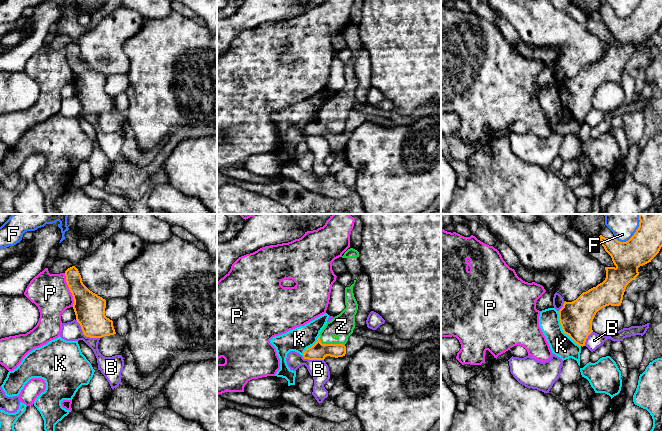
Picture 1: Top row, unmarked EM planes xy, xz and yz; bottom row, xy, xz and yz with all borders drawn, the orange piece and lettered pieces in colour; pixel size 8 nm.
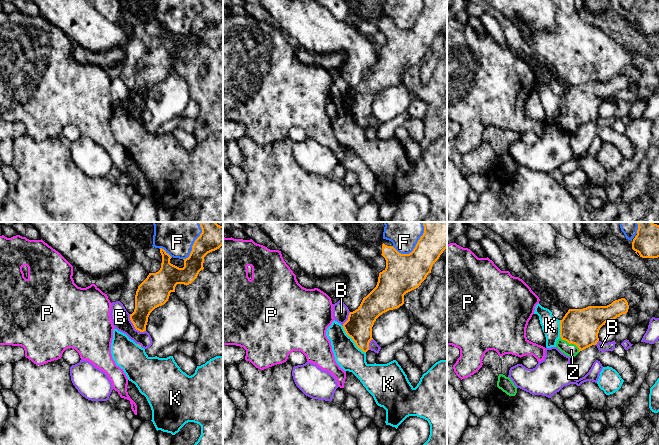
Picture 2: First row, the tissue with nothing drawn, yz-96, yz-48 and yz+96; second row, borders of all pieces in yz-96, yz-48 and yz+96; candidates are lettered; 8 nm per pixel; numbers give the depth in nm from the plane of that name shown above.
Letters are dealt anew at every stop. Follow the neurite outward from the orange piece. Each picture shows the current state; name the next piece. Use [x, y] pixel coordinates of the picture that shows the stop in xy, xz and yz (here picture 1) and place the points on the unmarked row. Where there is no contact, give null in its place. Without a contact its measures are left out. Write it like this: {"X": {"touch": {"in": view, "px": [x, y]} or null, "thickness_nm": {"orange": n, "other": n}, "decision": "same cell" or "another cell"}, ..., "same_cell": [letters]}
{"B": {"touch": {"in": "xy", "px": [84, 110]}, "thickness_nm": {"orange": 240, "other": 160}, "decision": "another cell"}, "F": {"touch": {"in": "yz", "px": [630, 14]}, "thickness_nm": {"orange": 240, "other": 140}, "decision": "another cell"}, "K": {"touch": {"in": "yz", "px": [562, 105]}, "thickness_nm": {"orange": 260, "other": 180}, "decision": "another cell"}, "P": {"touch": {"in": "xy", "px": [69, 65]}, "thickness_nm": {"orange": 240, "other": 300}, "decision": "another cell"}, "Z": {"touch": {"in": "xz", "px": [329, 120]}, "thickness_nm": {"orange": 140, "other": 190}, "decision": "same cell"}, "same_cell": ["Z"]}

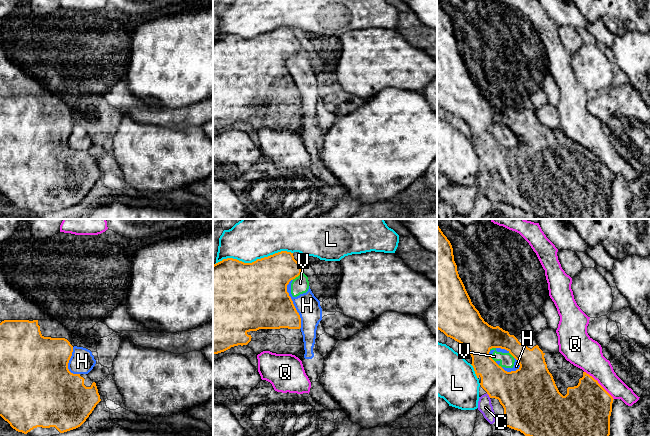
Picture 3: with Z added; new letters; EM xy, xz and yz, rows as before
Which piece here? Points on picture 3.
{"C": {"touch": {"in": "yz", "px": [488, 170]}, "thickness_nm": {"orange": 360, "other": 110}, "decision": "same cell"}, "H": {"touch": {"in": "xz", "px": [293, 80]}, "thickness_nm": {"orange": 440, "other": 190}, "decision": "another cell"}, "L": {"touch": {"in": "xz", "px": [254, 37]}, "thickness_nm": {"orange": 480, "other": 300}, "decision": "another cell"}, "Q": {"touch": {"in": "yz", "px": [599, 160]}, "thickness_nm": {"orange": 400, "other": 240}, "decision": "another cell"}, "V": {"touch": {"in": "xz", "px": [297, 52]}, "thickness_nm": {"orange": 340, "other": 140}, "decision": "another cell"}, "same_cell": ["C"]}

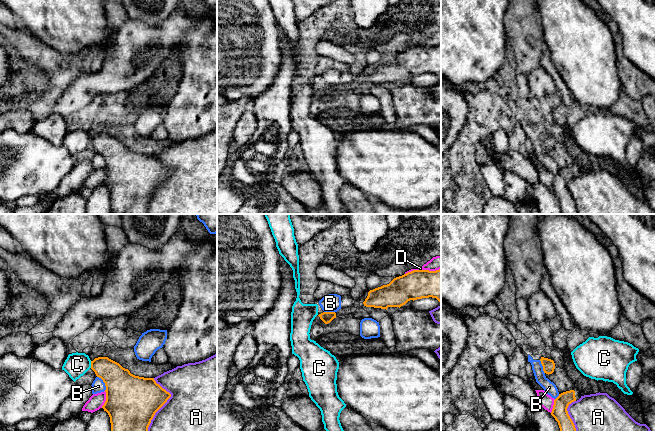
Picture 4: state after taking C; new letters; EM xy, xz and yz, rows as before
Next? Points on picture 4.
{"A": {"touch": {"in": "xy", "px": [161, 182]}, "thickness_nm": {"orange": 420, "other": 500}, "decision": "another cell"}, "B": {"touch": {"in": "xy", "px": [104, 158]}, "thickness_nm": {"orange": 400, "other": 110}, "decision": "another cell"}, "C": {"touch": {"in": "xy", "px": [91, 140]}, "thickness_nm": {"orange": 220, "other": 190}, "decision": "another cell"}, "D": {"touch": {"in": "xz", "px": [422, 46]}, "thickness_nm": {"orange": 240, "other": 110}, "decision": "another cell"}, "same_cell": []}

